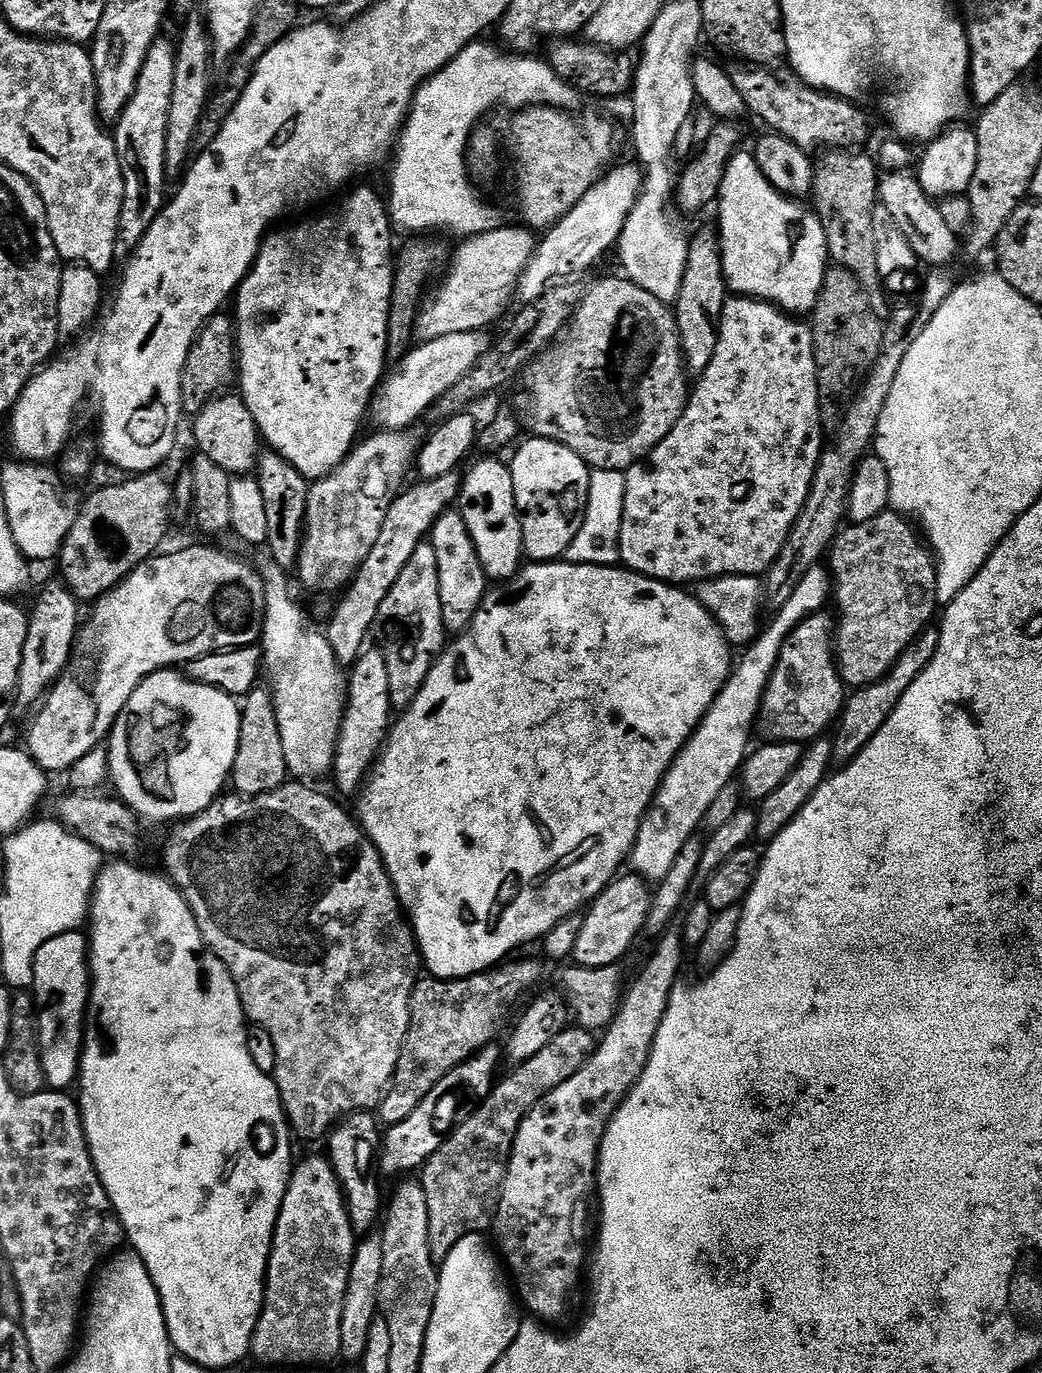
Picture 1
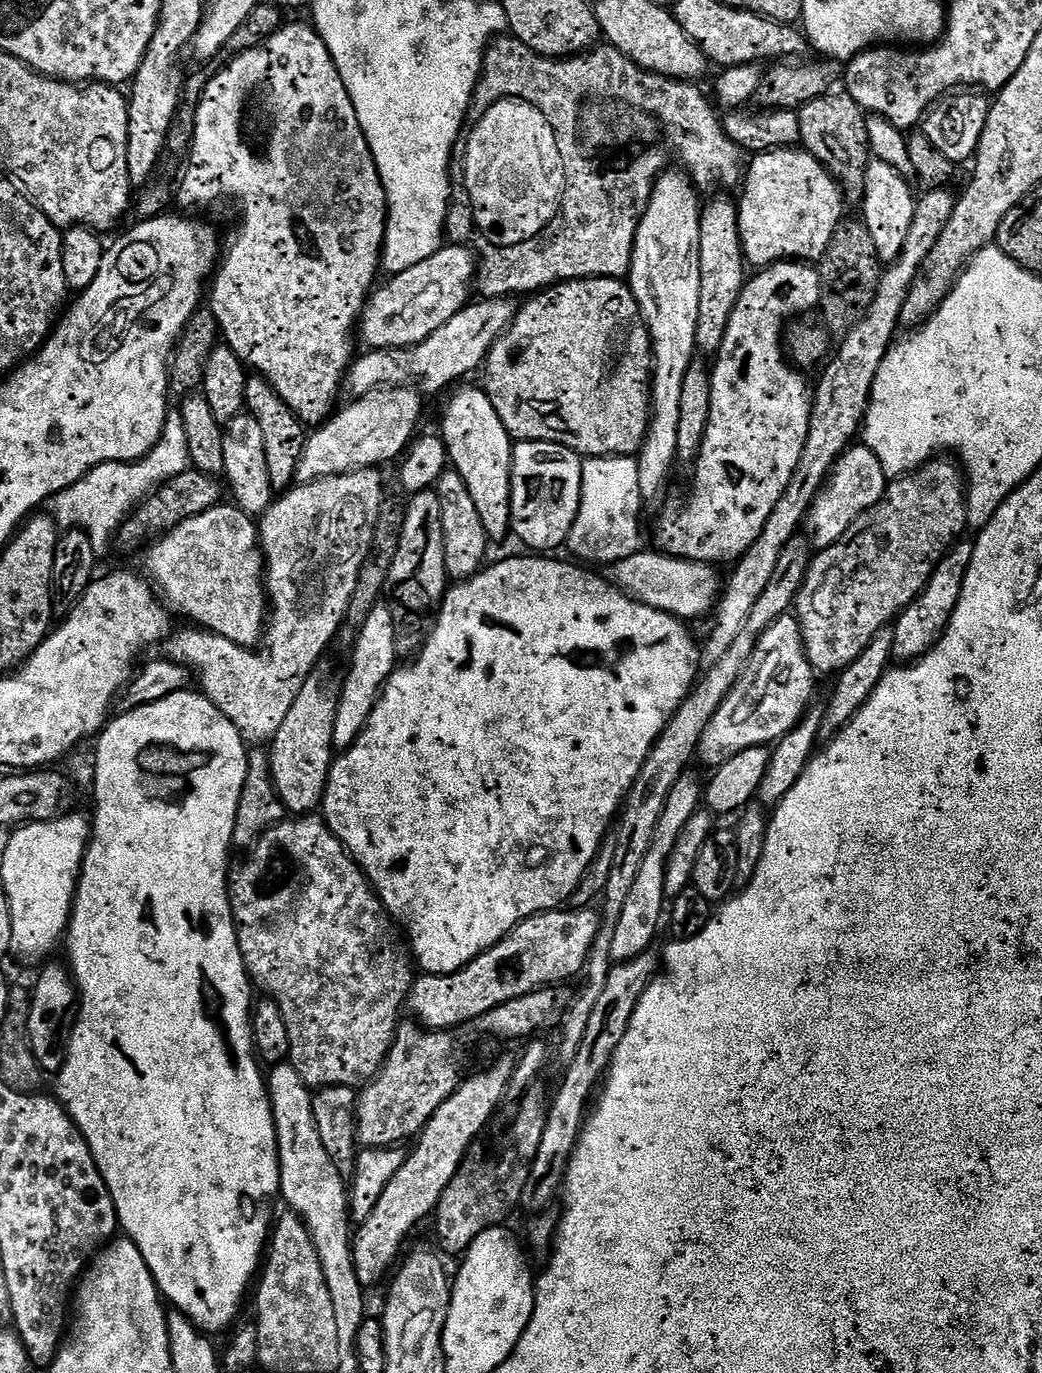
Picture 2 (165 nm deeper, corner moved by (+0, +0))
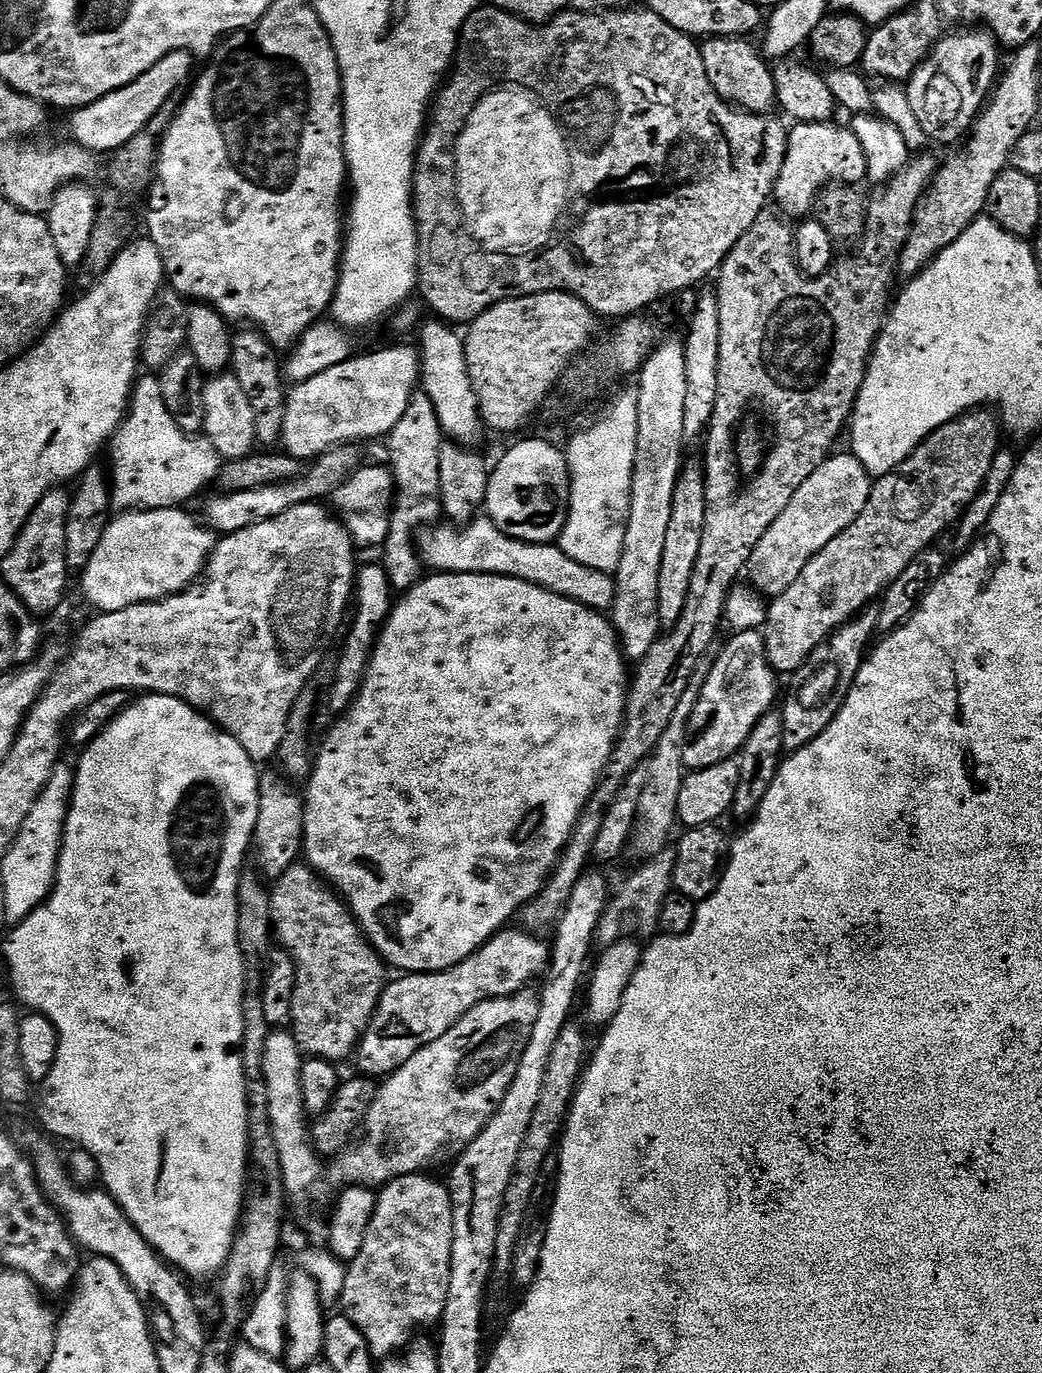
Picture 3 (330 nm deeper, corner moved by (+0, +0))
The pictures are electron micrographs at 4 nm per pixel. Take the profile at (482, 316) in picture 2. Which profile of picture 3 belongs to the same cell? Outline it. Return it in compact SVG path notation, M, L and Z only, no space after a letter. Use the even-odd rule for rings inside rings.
M415 347L384 348L381 352L368 352L365 356L356 354L338 366L330 366L330 370L322 370L322 374L310 378L304 384L295 385L287 393L283 451L301 462L312 462L334 446L352 446L357 443L355 440L387 437L394 426L398 426L398 418L406 414L406 406L412 400L412 394L417 391L421 380L422 363Z

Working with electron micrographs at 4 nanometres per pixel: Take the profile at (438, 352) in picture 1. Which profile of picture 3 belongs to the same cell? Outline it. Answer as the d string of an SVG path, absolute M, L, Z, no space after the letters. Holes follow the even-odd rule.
M334 446L322 456L317 456L312 468L304 475L295 480L288 480L284 484L272 484L258 489L248 489L246 491L219 493L220 496L212 497L206 504L205 521L219 533L228 535L232 532L245 529L246 526L257 525L258 522L268 521L278 514L286 514L299 504L311 504L320 502L329 494L336 491L345 480L351 477L357 467L357 449L352 446ZM325 495L325 496L324 496ZM324 496L324 497L323 497Z

